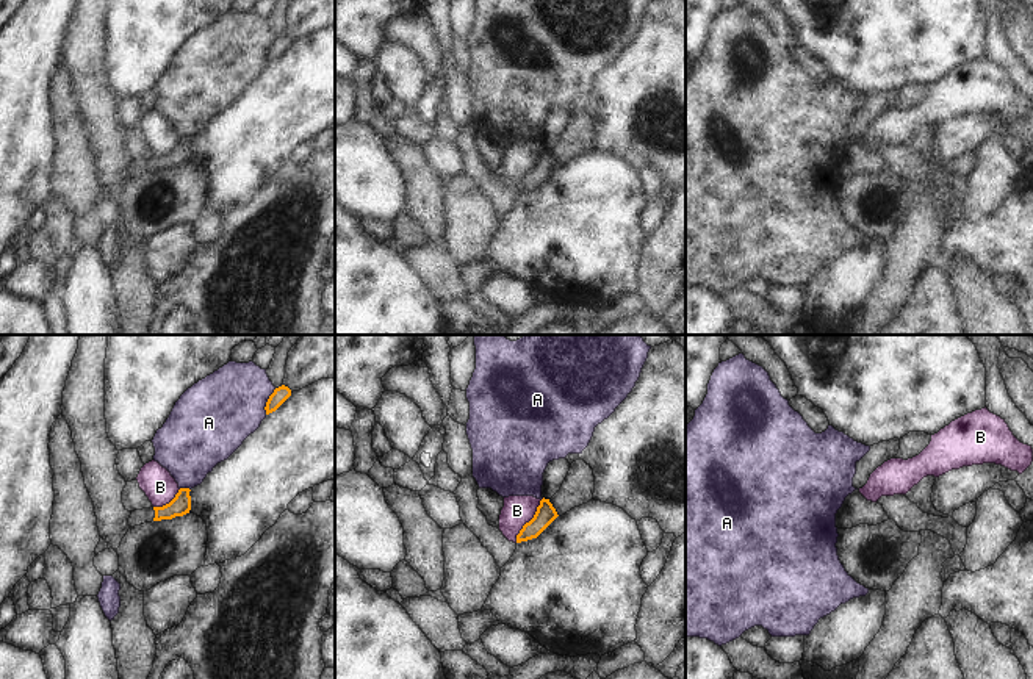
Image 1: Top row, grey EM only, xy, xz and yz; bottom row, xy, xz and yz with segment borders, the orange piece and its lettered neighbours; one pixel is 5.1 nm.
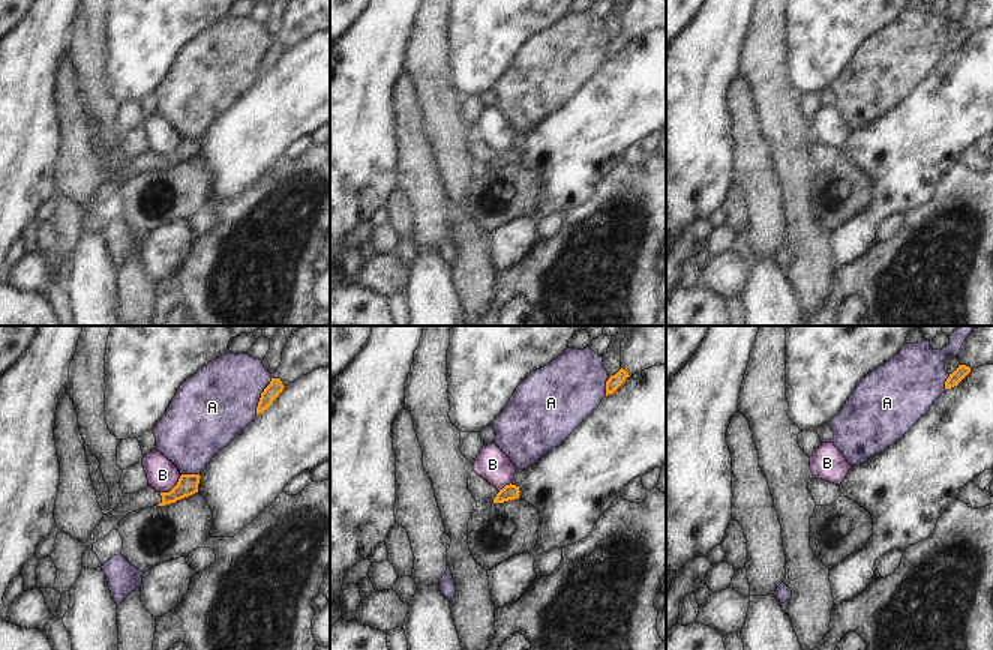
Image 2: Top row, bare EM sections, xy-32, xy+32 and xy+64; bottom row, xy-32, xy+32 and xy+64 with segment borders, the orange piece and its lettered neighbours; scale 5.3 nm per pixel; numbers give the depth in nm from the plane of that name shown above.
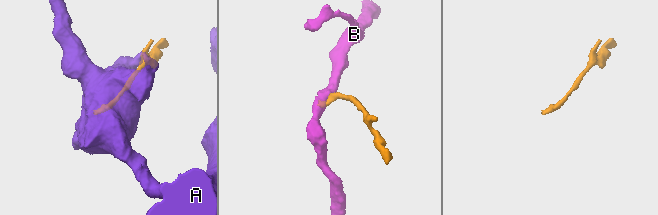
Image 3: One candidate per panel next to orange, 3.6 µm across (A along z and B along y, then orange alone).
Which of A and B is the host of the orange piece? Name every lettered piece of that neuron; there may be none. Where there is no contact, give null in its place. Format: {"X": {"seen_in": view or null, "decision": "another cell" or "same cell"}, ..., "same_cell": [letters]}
{"A": {"seen_in": "xy", "decision": "another cell"}, "B": {"seen_in": "xz", "decision": "another cell"}, "same_cell": []}

